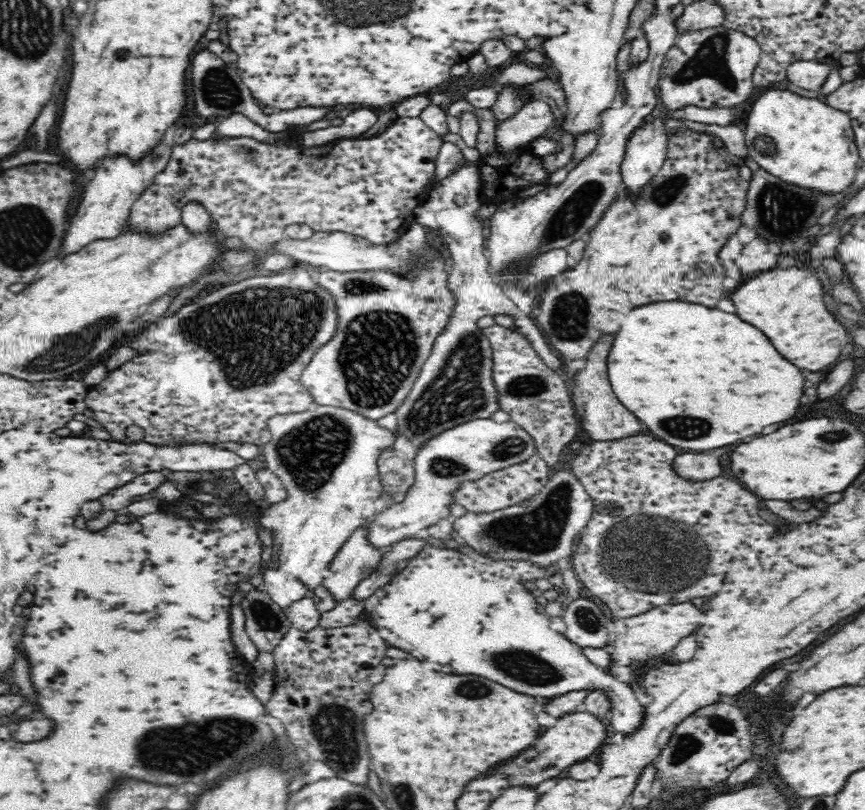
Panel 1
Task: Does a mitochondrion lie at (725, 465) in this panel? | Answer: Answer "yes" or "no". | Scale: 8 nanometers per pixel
no

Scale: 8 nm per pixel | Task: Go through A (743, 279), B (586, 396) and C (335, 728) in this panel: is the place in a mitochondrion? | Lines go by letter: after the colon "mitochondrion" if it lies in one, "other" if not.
A: other
B: other
C: mitochondrion

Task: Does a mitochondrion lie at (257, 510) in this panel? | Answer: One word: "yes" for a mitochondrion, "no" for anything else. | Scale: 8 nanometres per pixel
no

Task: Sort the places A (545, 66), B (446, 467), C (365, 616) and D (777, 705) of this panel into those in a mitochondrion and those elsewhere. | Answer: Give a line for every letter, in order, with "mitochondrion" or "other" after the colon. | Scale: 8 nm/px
A: other
B: mitochondrion
C: other
D: other

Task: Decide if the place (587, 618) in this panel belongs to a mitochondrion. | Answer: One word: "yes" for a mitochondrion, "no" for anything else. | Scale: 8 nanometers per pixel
yes

